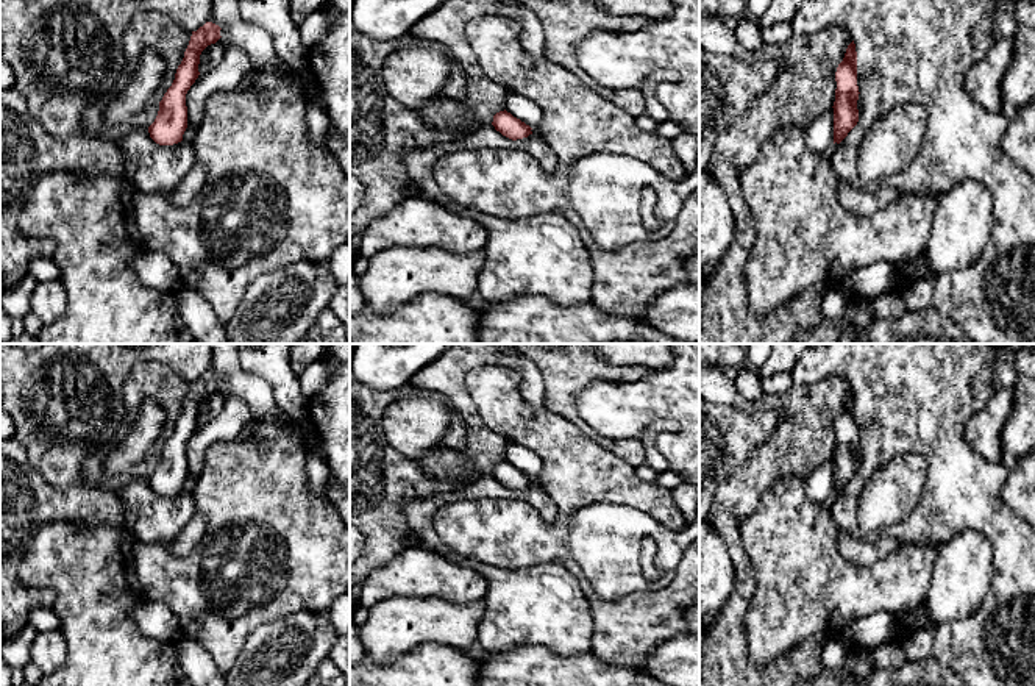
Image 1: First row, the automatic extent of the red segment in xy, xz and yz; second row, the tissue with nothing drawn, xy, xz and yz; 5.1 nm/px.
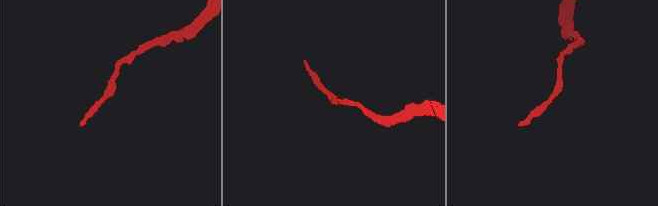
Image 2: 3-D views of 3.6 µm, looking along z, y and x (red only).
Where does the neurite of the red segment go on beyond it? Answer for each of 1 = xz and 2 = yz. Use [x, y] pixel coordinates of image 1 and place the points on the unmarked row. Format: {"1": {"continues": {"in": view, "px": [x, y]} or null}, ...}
{"1": {"continues": null}, "2": {"continues": null}}

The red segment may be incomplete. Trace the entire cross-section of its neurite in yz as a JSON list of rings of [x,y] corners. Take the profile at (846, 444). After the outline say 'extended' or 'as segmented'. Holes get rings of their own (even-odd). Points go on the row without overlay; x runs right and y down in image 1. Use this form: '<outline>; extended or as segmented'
[[[854,391],[848,395],[835,422],[834,494],[840,494],[859,472],[857,402]]]; as segmented

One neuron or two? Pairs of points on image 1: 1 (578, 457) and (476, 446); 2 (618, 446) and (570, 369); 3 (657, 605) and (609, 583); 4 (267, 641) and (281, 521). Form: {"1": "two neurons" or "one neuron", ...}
{"1": "two neurons", "2": "one neuron", "3": "two neurons", "4": "two neurons"}

